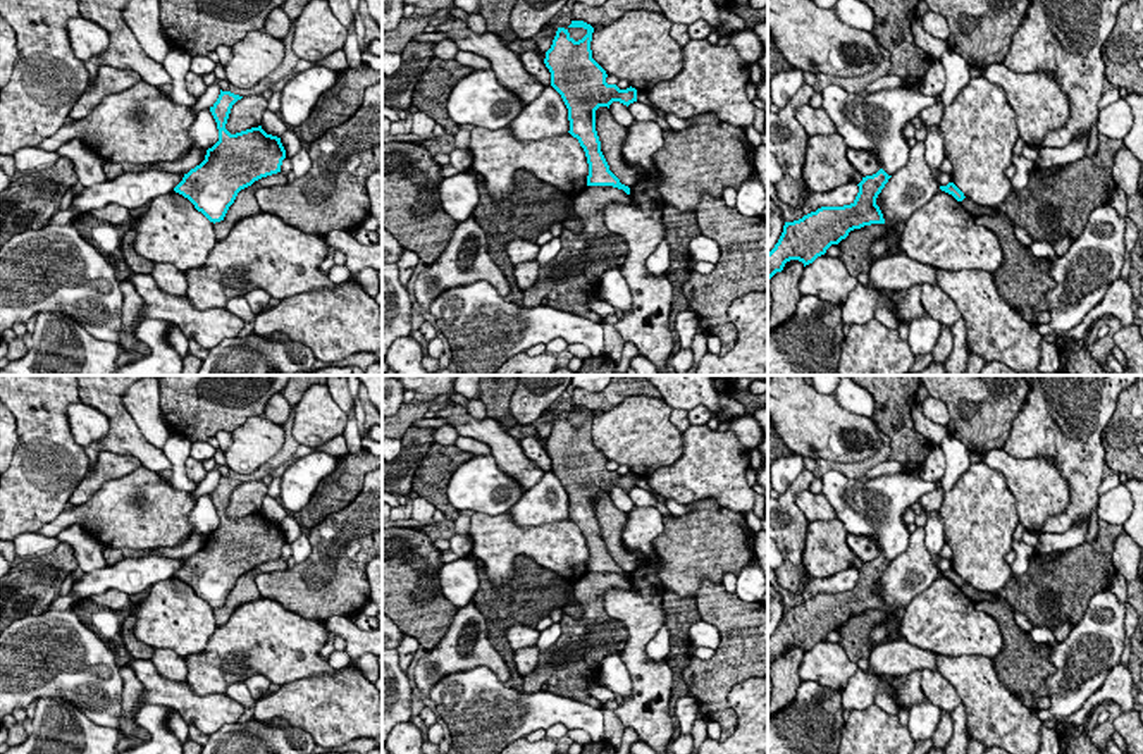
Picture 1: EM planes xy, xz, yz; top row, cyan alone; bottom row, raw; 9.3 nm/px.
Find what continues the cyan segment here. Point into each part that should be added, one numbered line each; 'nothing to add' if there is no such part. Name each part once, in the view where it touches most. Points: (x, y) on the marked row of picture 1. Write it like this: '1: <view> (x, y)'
nothing to add

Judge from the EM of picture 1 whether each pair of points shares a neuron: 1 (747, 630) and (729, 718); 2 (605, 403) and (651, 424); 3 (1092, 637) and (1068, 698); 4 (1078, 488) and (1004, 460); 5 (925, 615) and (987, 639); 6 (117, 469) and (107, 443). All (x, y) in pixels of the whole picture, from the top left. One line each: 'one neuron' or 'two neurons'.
1: one neuron
2: two neurons
3: one neuron
4: two neurons
5: one neuron
6: two neurons

